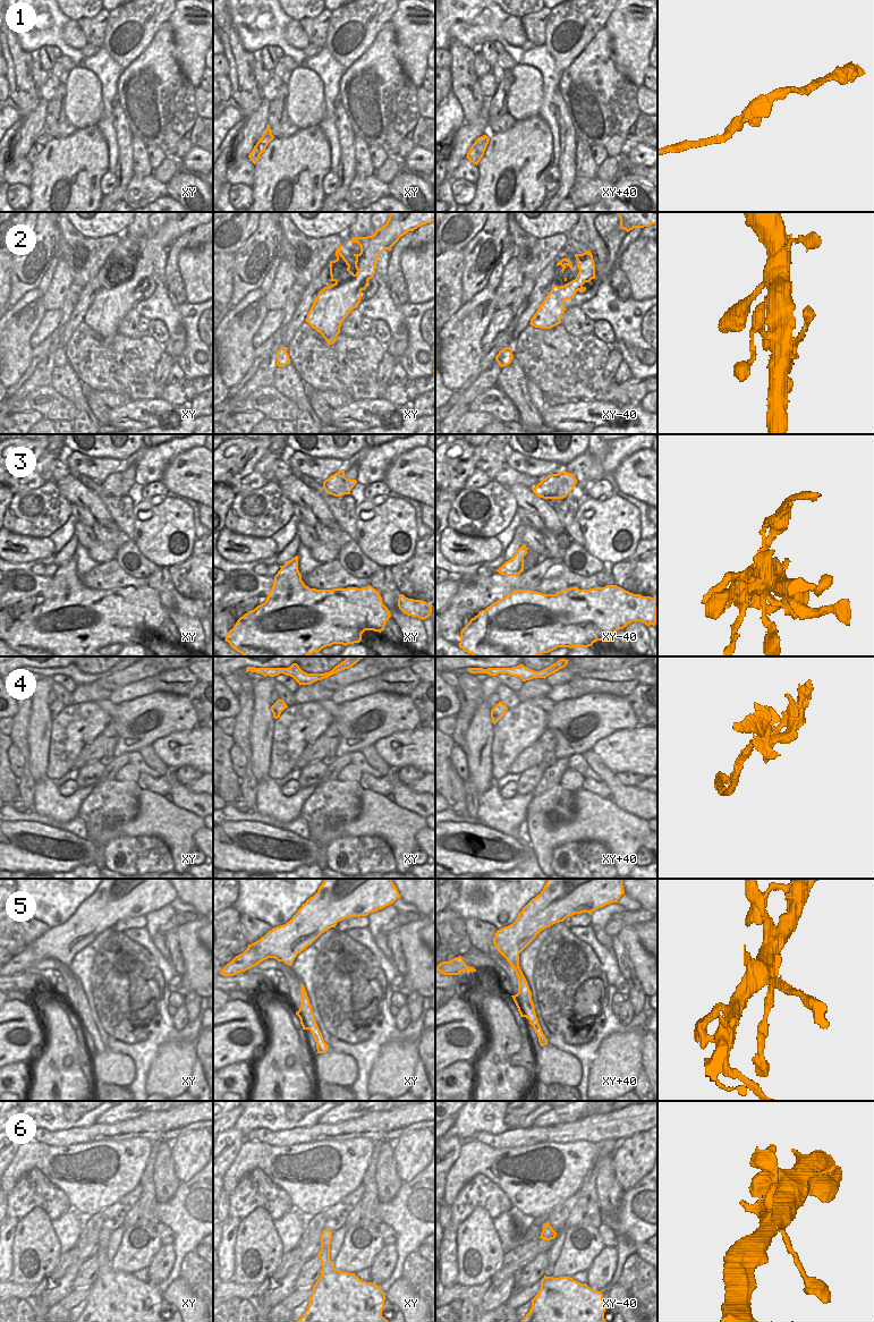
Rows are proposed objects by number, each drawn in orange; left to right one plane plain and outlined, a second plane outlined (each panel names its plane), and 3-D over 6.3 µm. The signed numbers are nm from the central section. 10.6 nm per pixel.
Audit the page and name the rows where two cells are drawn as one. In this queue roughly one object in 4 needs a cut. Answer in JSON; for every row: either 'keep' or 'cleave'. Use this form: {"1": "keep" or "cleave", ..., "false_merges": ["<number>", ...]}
{"1": "keep", "2": "keep", "3": "cleave", "4": "cleave", "5": "cleave", "6": "keep", "false_merges": ["3", "4", "5"]}

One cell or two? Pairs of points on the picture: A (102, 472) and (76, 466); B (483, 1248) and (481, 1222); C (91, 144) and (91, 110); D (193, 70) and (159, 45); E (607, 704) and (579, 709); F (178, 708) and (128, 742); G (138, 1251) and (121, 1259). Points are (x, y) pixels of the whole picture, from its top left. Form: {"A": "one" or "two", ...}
{"A": "one", "B": "one", "C": "two", "D": "two", "E": "one", "F": "one", "G": "one"}

